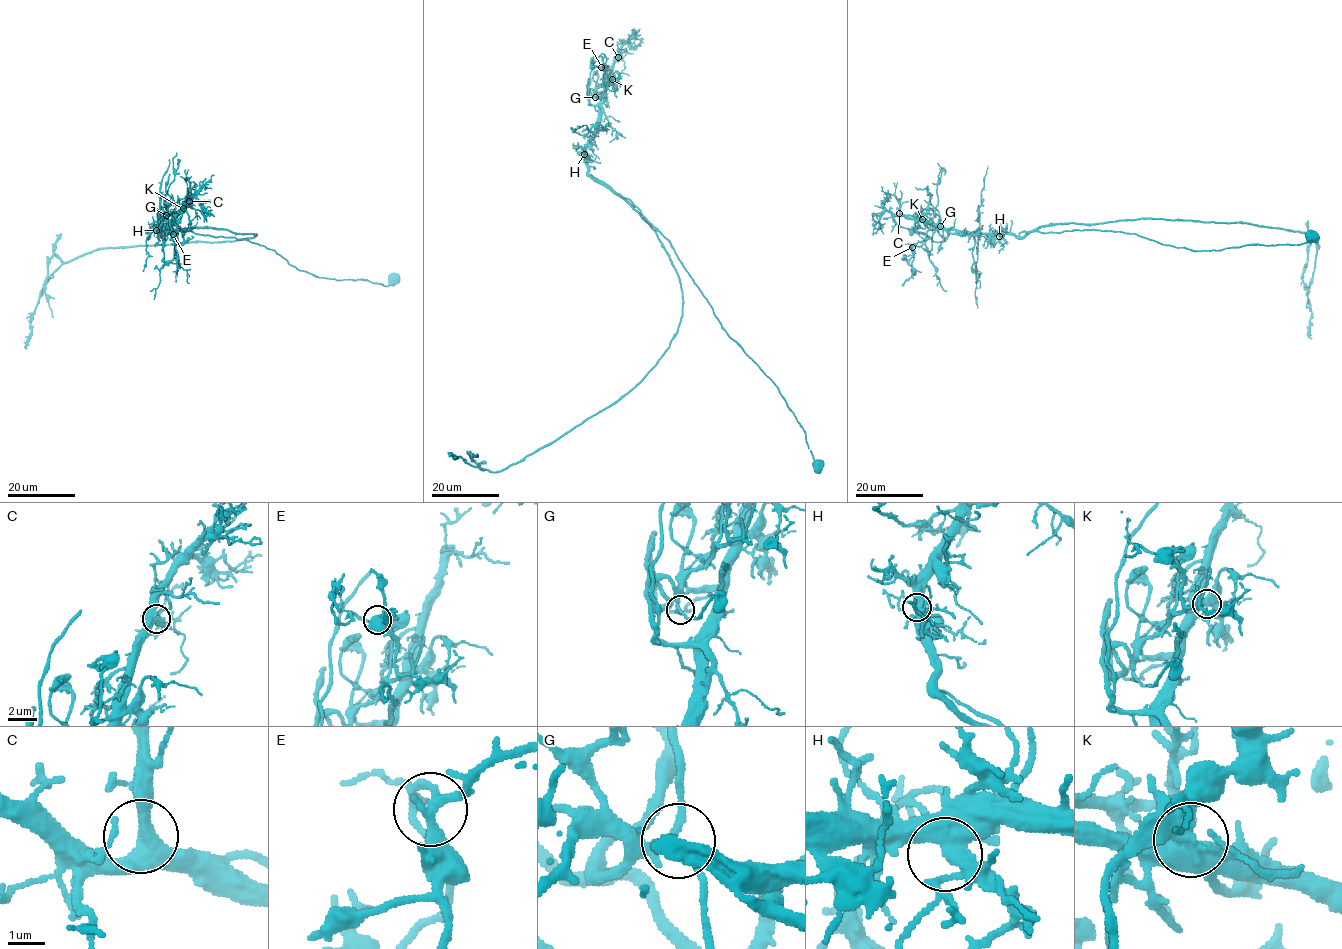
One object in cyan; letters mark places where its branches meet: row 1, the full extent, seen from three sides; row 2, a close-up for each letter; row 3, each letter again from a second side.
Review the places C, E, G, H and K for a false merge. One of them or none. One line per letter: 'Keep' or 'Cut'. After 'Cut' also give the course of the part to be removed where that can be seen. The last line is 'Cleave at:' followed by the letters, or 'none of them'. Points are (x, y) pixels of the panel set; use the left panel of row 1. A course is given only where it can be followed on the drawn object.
C: Keep
E: Keep
G: Keep
H: Keep
K: Cut. Course of the part to remove: (183, 209), (159, 217), (160, 227), (174, 224), (157, 214), (165, 205), (160, 183), (169, 160)
Cleave at: K

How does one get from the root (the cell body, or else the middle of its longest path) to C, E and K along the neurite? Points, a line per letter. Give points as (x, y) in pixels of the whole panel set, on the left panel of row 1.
C: (394, 279), (388, 286), (317, 277), (249, 240), (190, 231), (161, 233), (158, 226), (168, 225), (189, 201)
E: (394, 279), (388, 286), (317, 277), (249, 240), (161, 233), (158, 226), (177, 211), (173, 234)
K: (394, 279), (388, 286), (317, 277), (249, 240), (190, 231), (161, 233), (158, 226), (183, 209)

